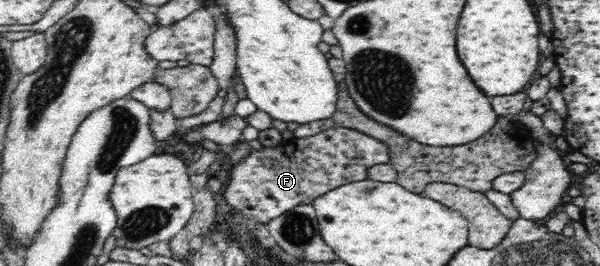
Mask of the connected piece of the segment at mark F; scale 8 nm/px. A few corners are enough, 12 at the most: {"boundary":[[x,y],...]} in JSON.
{"boundary":[[336,125],[253,150],[224,199],[266,224],[392,159]]}

